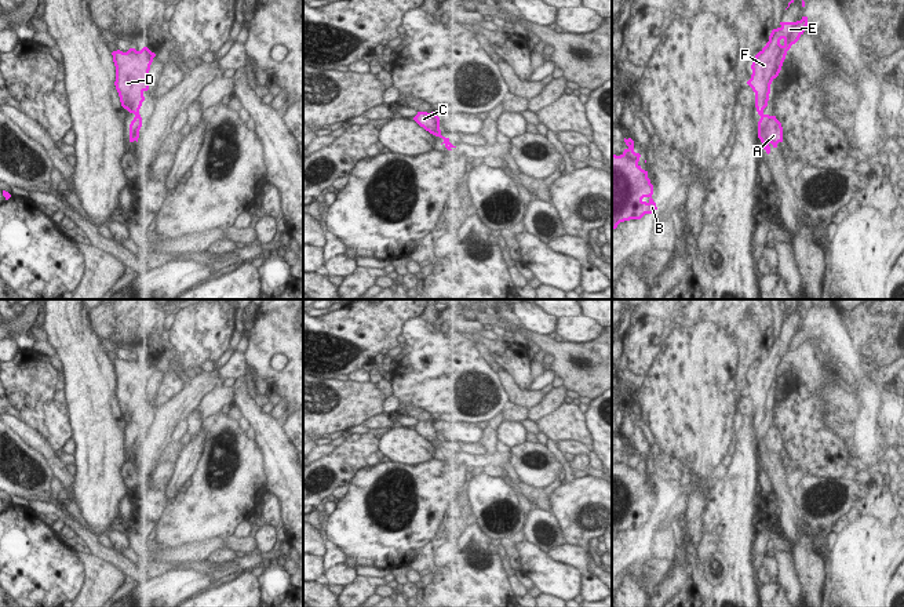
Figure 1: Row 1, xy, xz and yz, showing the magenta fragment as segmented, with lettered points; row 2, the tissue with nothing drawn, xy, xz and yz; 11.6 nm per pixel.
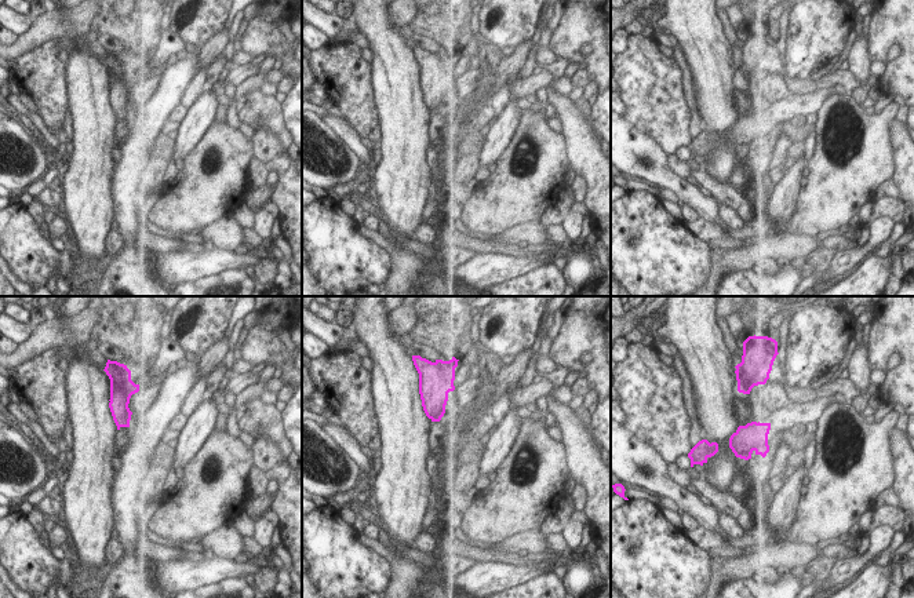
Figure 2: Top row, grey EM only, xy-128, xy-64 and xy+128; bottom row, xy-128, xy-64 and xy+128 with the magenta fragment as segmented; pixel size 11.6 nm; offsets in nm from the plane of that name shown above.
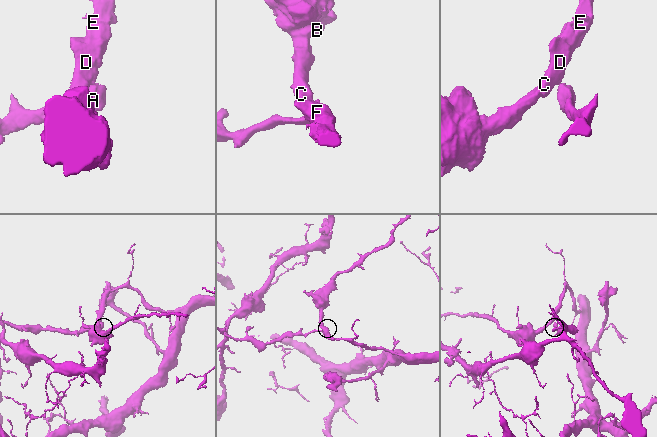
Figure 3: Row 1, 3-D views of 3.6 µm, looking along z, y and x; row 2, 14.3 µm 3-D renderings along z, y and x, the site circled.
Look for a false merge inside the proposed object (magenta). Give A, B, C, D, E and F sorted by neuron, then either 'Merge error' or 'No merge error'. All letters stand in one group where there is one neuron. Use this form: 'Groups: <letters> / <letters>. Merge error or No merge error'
Groups: A / B C D E F. Merge error

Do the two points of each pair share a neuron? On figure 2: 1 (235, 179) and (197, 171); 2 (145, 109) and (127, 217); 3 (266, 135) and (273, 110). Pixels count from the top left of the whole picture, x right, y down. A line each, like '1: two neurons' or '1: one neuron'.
1: one neuron
2: one neuron
3: two neurons

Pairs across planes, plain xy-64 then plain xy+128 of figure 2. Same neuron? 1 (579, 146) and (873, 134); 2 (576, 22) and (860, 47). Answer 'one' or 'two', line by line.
1: two
2: two

